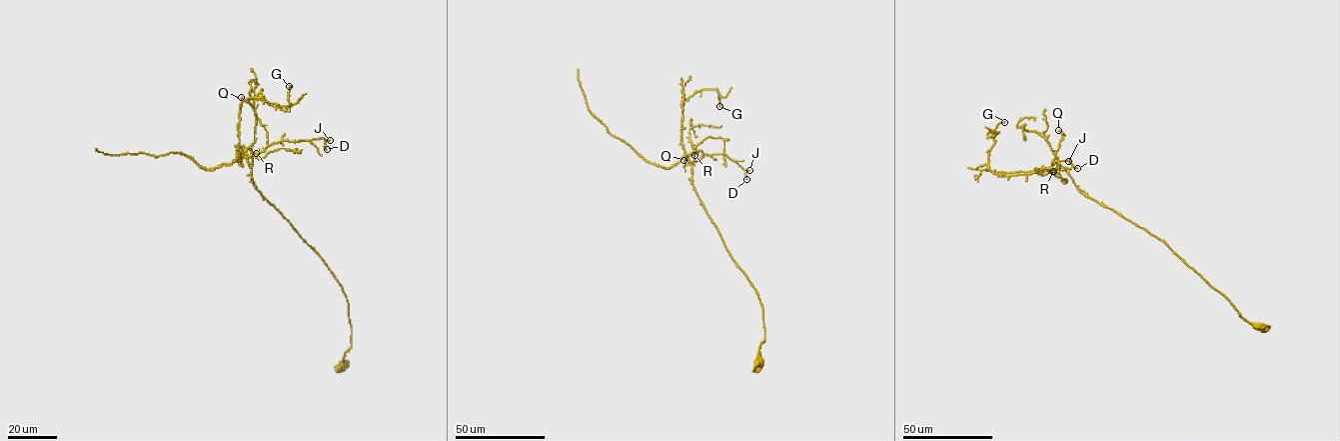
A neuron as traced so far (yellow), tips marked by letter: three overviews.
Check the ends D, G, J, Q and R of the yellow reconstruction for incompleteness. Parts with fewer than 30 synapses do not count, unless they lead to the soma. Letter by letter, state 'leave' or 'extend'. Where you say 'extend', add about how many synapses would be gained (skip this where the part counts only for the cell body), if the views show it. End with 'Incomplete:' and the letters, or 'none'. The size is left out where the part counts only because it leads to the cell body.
D: leave
G: leave
J: leave
Q: leave
R: leave
Incomplete: none

